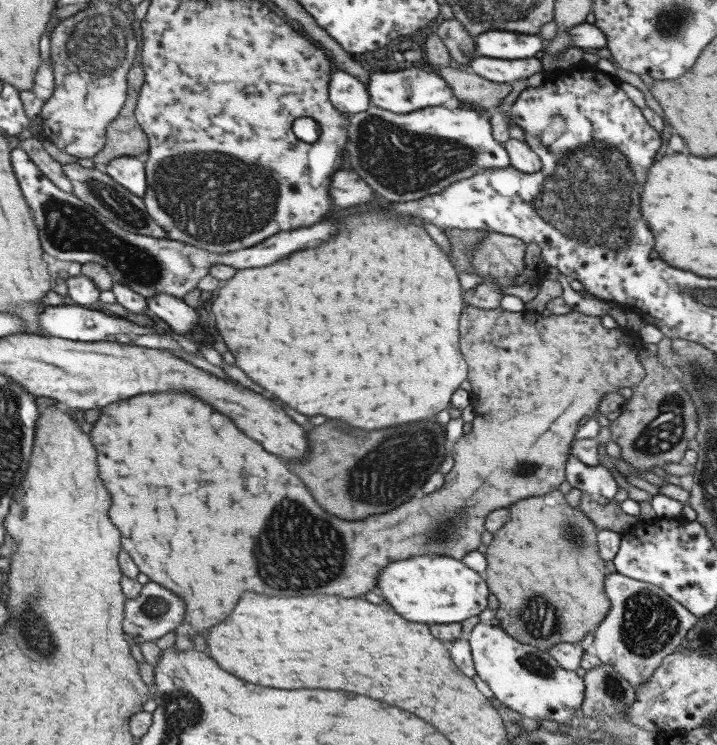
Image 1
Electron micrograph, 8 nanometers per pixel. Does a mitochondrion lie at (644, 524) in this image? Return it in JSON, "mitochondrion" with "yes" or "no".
{"mitochondrion":"no"}

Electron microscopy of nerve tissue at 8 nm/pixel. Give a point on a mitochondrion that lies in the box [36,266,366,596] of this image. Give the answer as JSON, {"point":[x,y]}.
{"point":[298,549]}

